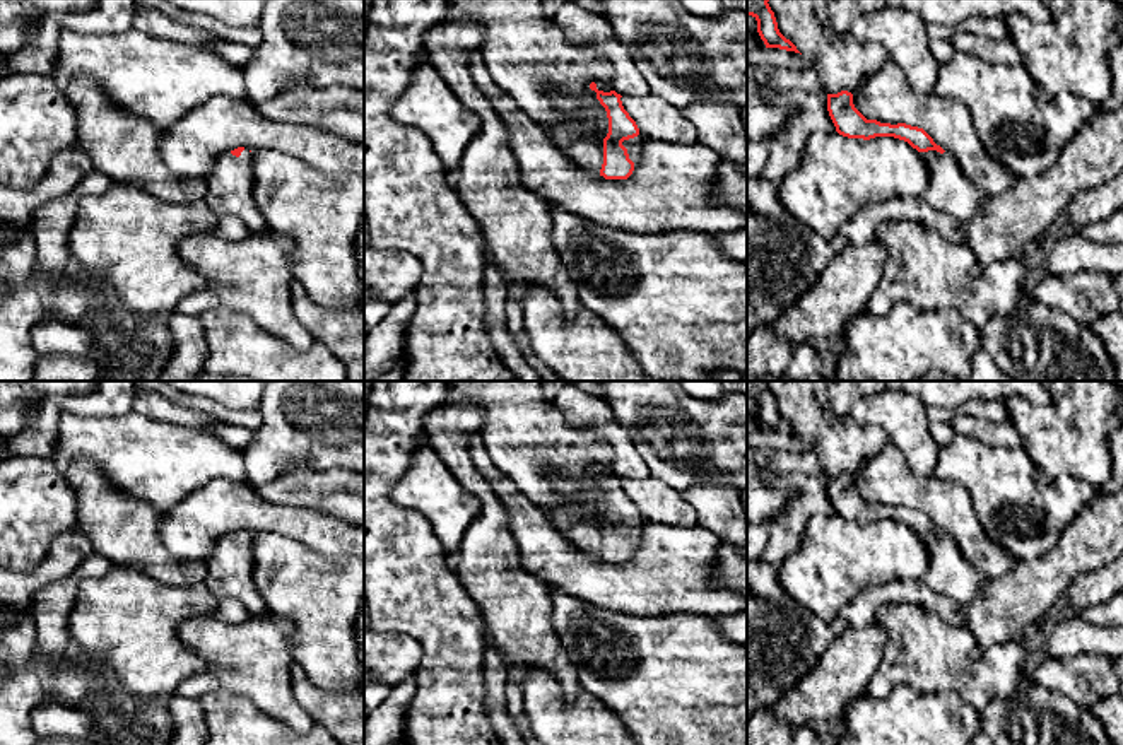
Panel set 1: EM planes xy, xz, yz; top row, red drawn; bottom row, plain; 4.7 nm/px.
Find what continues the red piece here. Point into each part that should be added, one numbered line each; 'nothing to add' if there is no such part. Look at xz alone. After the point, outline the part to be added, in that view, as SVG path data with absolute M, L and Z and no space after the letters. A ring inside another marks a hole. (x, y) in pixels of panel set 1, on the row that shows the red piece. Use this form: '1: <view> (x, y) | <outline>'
1: xz (587, 151) | M597 114L593 130L586 135L581 135L578 128L578 120L557 123L550 128L552 140L578 166L600 174L603 164L603 138L600 133L609 128L609 118L607 114Z

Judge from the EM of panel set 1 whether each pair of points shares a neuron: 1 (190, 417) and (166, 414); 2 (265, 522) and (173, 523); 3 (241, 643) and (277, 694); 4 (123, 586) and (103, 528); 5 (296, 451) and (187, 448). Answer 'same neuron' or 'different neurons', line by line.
1: same neuron
2: same neuron
3: same neuron
4: different neurons
5: different neurons

